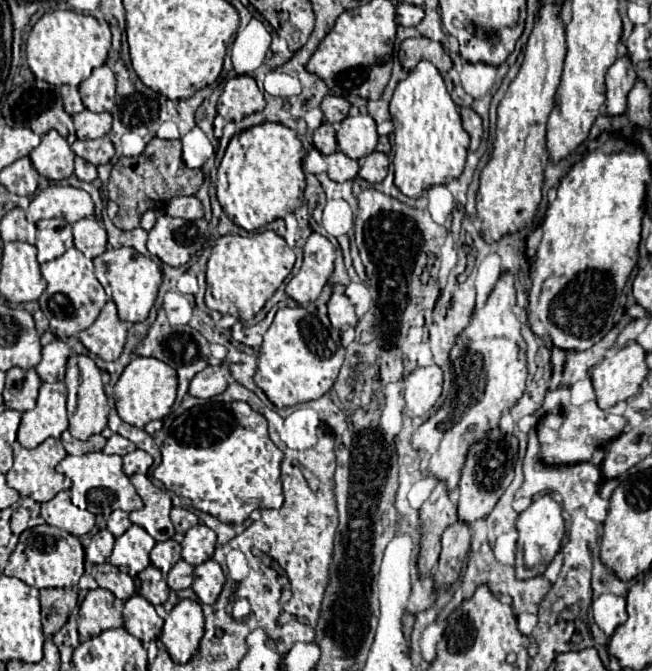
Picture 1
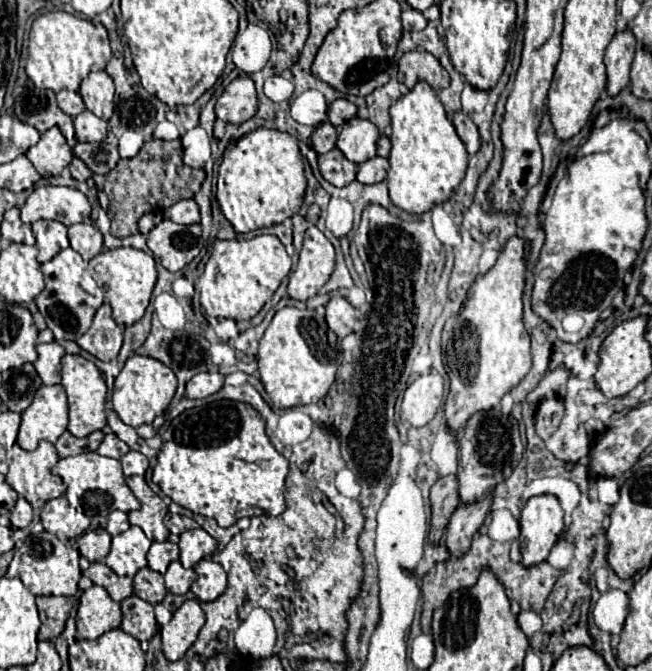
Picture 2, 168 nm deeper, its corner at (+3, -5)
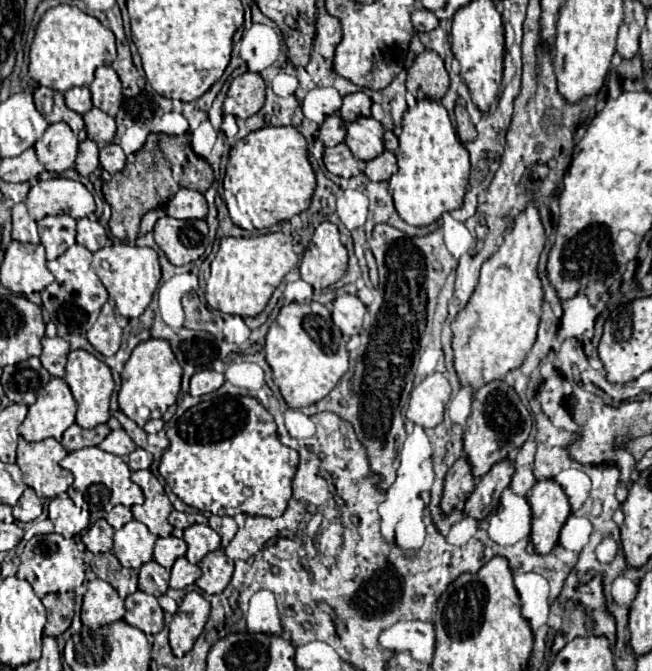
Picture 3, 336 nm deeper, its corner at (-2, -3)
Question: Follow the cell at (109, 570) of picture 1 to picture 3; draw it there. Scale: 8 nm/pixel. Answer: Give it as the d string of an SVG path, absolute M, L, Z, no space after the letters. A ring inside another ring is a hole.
M112 552L96 554L90 562L94 574L116 588L120 598L126 598L138 590L138 572L132 568L124 568Z

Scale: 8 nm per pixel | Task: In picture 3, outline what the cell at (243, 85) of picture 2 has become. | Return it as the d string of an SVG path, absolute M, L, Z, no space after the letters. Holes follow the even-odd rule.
M244 72L236 76L224 100L224 112L236 118L250 118L264 106L266 84L260 74Z

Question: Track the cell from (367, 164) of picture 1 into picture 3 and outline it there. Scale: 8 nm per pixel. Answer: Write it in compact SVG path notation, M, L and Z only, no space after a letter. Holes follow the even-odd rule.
M384 150L378 158L366 162L364 174L366 174L370 180L378 182L378 180L390 180L390 176L392 176L396 170L398 170L398 166L396 166L396 156L394 156L390 150Z

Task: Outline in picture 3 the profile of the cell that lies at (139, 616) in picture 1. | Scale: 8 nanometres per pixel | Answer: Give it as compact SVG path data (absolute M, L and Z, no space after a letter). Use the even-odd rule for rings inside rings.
M136 590L124 600L124 606L126 606L124 620L130 626L140 628L144 634L154 636L164 628L164 612L154 596Z

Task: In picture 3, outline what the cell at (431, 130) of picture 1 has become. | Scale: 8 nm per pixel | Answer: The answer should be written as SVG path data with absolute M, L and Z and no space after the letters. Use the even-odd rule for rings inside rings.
M420 100L404 114L400 148L396 150L398 174L390 178L390 194L398 216L418 228L436 222L444 212L464 204L470 176L470 158L456 136L446 108L434 100Z

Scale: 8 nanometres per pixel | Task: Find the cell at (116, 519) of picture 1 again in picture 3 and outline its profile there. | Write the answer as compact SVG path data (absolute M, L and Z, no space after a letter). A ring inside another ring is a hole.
M114 506L114 508L108 512L106 520L108 520L108 524L110 524L114 530L118 530L118 528L122 528L126 522L132 520L132 512L130 512L130 508L126 508L126 506Z

